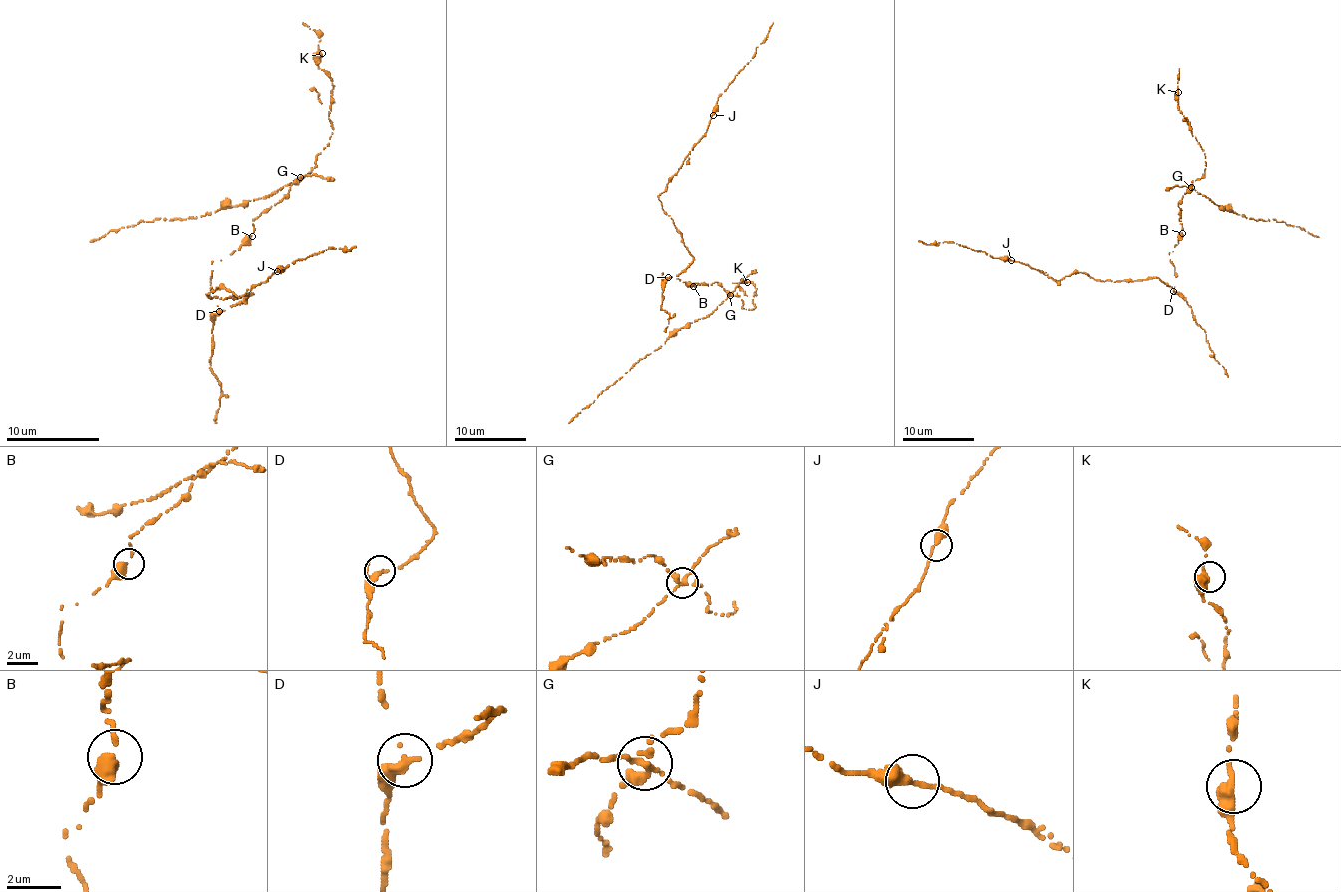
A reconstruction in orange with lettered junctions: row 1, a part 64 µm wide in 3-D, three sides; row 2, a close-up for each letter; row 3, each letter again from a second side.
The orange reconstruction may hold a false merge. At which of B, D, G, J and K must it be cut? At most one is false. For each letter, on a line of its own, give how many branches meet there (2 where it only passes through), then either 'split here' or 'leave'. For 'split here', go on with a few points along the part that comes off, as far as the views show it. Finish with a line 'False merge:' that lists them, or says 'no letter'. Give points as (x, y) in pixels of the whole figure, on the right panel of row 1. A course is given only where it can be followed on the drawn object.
B: 2 branches meet; leave
D: 2 branches meet; leave
G: 2 branches meet; split here; foreign part runs (1191, 188), (1223, 209), (1232, 209), (1247, 218), (1285, 222), (1319, 236)
J: 2 branches meet; leave
K: 1 branches meet; leave
False merge: G

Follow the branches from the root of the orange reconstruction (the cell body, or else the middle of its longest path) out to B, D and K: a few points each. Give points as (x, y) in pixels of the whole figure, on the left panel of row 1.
B: (210, 287), (212, 262), (231, 255), (252, 236)
D: (210, 287), (219, 311)
K: (210, 287), (212, 262), (252, 236), (254, 220), (317, 166), (329, 142), (334, 86), (317, 65), (322, 53)

